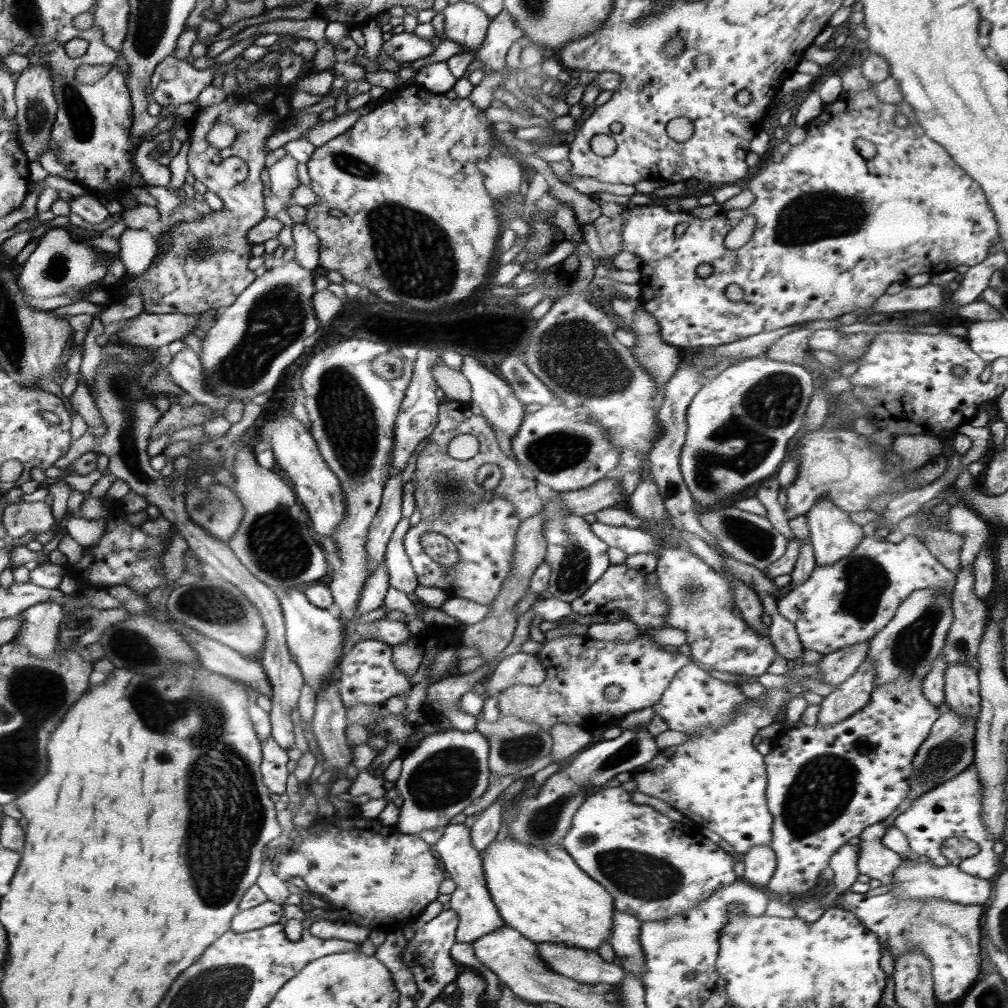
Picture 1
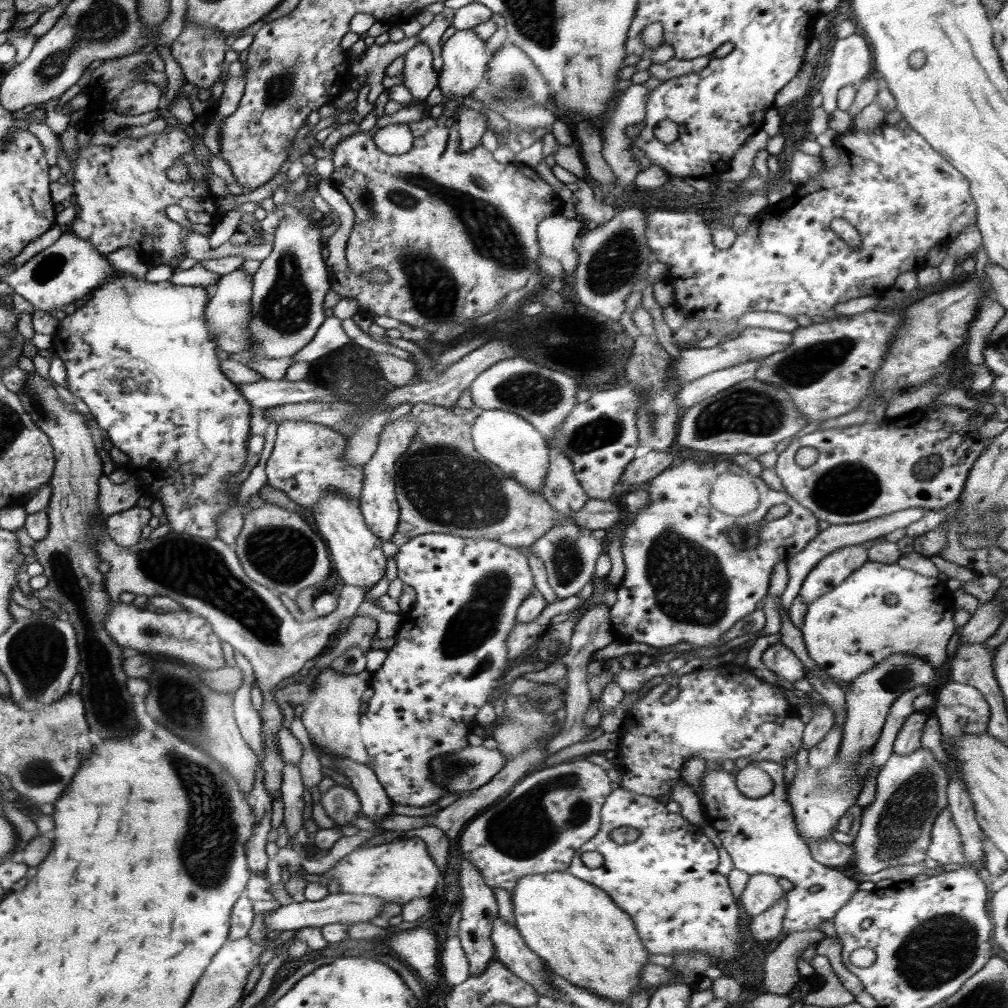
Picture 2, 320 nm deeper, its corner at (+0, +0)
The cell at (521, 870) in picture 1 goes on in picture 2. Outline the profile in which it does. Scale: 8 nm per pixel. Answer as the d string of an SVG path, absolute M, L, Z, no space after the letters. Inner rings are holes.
M569 871L523 876L512 892L515 928L526 946L535 952L558 976L595 992L613 1002L628 1004L641 984L640 973L649 963L649 952L644 948L634 928L631 916L624 912L600 887L576 878Z

